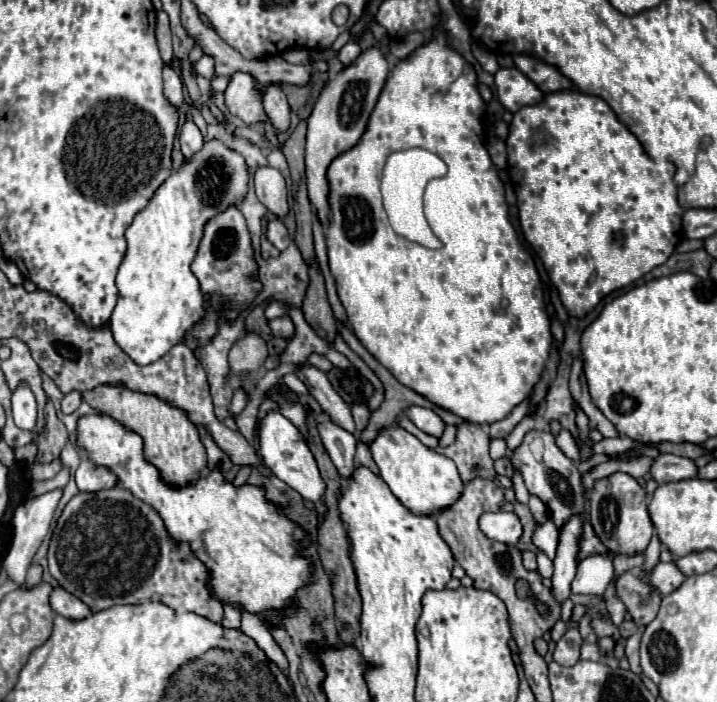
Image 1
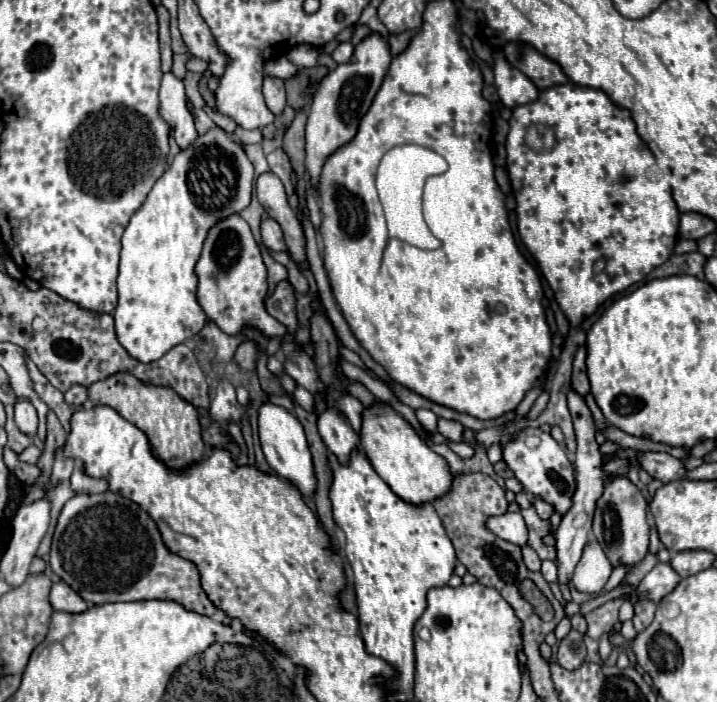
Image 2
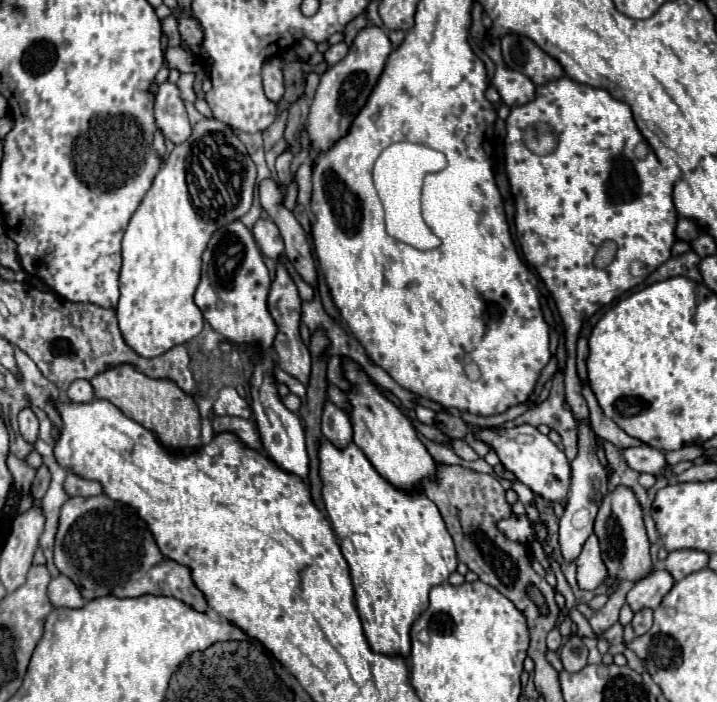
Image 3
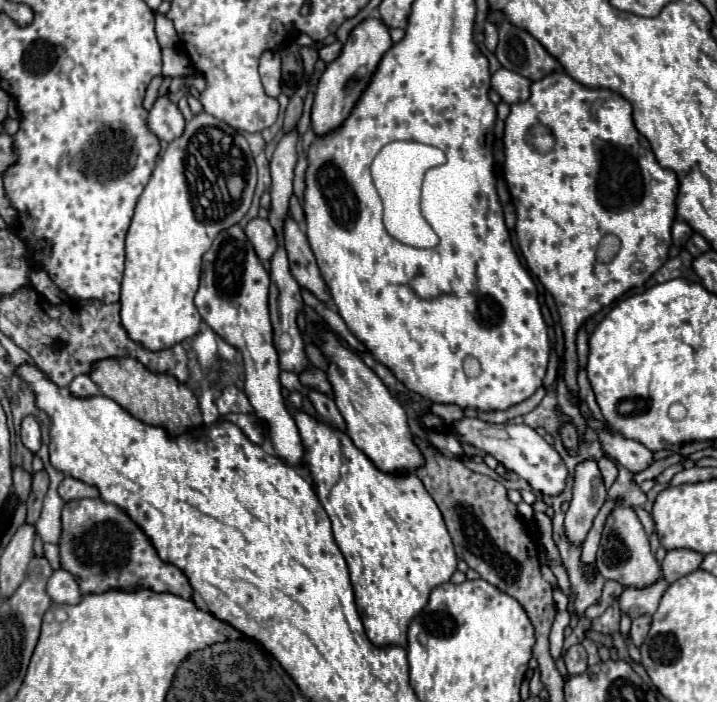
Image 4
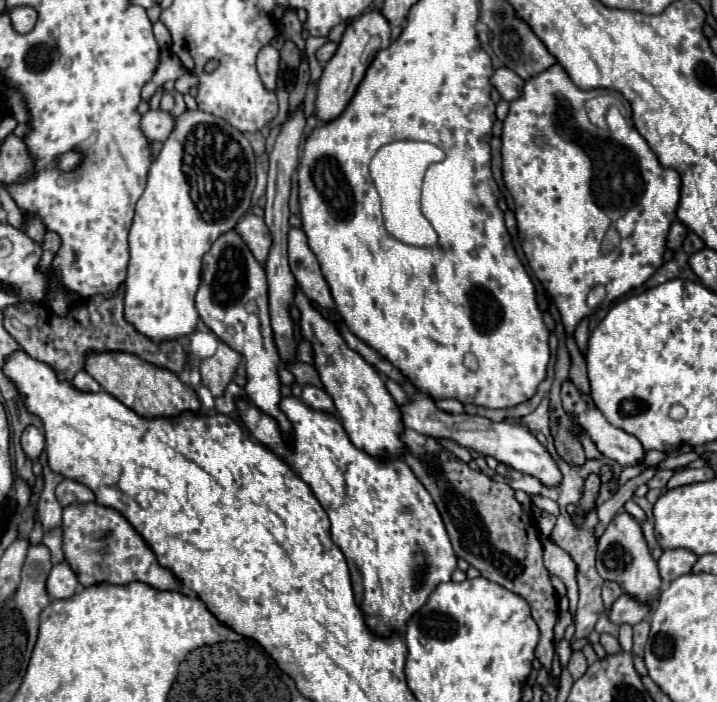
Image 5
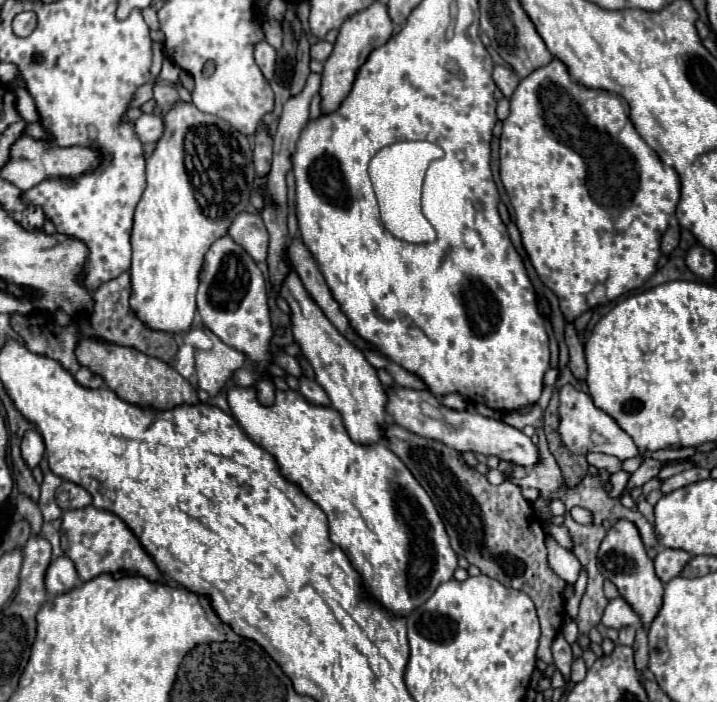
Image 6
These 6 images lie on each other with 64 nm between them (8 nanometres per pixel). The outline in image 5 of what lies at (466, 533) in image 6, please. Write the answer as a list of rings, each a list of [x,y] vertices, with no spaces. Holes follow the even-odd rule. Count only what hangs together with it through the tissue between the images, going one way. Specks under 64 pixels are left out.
[[[404,430],[402,440],[406,442],[406,454],[404,454],[404,462],[412,468],[412,472],[416,474],[416,478],[424,484],[424,488],[430,492],[430,496],[434,498],[442,520],[446,524],[446,530],[450,534],[452,546],[456,556],[464,558],[470,566],[474,566],[476,570],[480,570],[480,574],[500,586],[504,586],[506,590],[522,596],[532,610],[532,618],[536,620],[538,628],[540,628],[540,642],[536,646],[536,658],[540,660],[540,664],[548,670],[548,676],[552,678],[552,658],[554,658],[554,622],[558,618],[558,596],[550,584],[550,574],[542,564],[542,544],[538,540],[538,532],[534,528],[534,520],[530,514],[526,514],[522,510],[522,506],[514,500],[514,490],[504,484],[504,482],[496,482],[492,478],[488,478],[484,472],[478,474],[478,470],[468,468],[466,462],[458,460],[452,452],[448,452],[446,448],[442,448],[434,438],[418,434],[414,430]]]

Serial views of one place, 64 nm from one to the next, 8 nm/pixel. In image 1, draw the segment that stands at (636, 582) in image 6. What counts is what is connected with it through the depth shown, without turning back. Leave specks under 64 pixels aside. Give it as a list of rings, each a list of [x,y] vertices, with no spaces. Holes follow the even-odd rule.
[[[614,472],[606,478],[594,480],[590,490],[590,522],[600,536],[602,544],[612,552],[642,552],[646,550],[650,538],[652,538],[652,520],[648,516],[648,502],[646,502],[646,490],[624,472]]]

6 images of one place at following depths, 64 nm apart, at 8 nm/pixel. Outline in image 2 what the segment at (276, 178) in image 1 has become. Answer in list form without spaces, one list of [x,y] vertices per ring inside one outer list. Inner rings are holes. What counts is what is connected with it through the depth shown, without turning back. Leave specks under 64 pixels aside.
[[[264,172],[256,178],[256,198],[264,206],[270,218],[274,218],[282,230],[288,244],[288,252],[296,262],[302,262],[306,266],[306,242],[304,242],[304,230],[296,218],[296,212],[288,206],[286,192],[282,180],[272,174]]]

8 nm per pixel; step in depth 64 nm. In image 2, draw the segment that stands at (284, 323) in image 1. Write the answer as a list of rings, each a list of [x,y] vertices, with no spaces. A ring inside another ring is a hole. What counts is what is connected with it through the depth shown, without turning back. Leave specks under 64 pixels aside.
[[[230,214],[208,230],[194,272],[198,276],[198,302],[206,316],[214,320],[222,332],[238,334],[242,326],[254,326],[270,338],[288,334],[288,328],[282,326],[276,318],[268,316],[264,308],[264,296],[268,290],[266,266],[250,226],[242,220],[240,214]]]

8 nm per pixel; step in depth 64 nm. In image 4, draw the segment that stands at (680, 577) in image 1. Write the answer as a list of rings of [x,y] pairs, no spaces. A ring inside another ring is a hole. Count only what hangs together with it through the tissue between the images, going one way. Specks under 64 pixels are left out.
[[[658,578],[654,584],[644,588],[626,588],[620,596],[620,610],[626,612],[630,618],[642,614],[654,614],[666,588],[668,582],[664,578]]]

